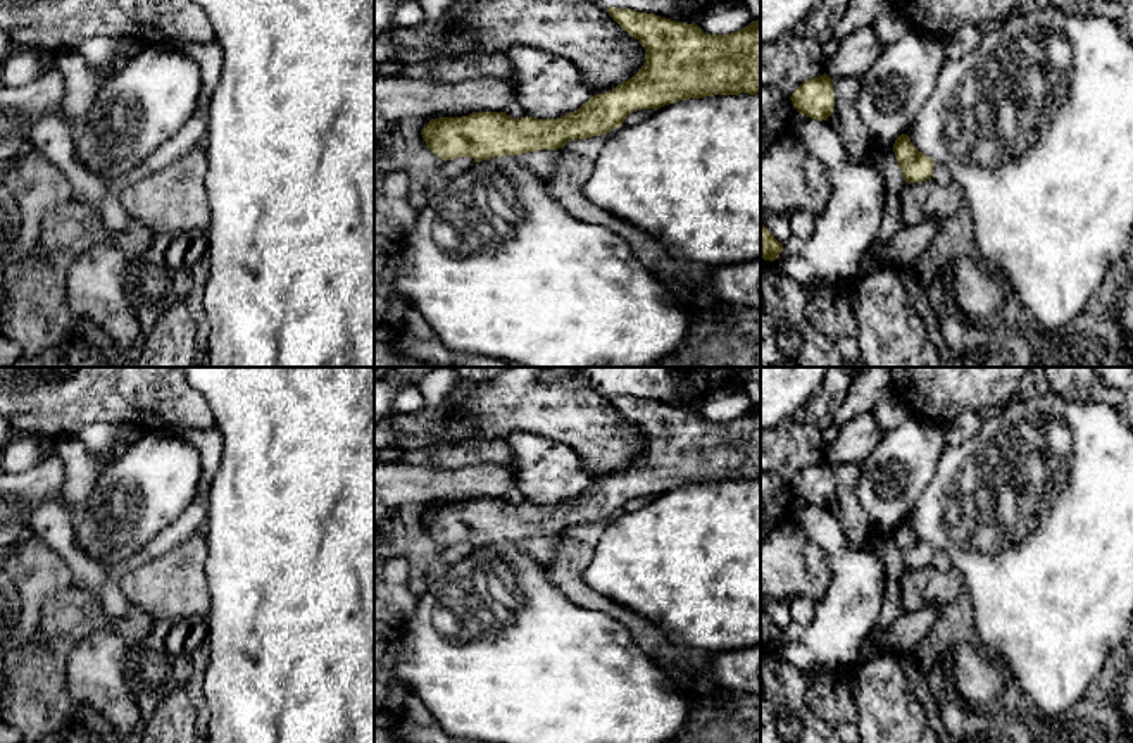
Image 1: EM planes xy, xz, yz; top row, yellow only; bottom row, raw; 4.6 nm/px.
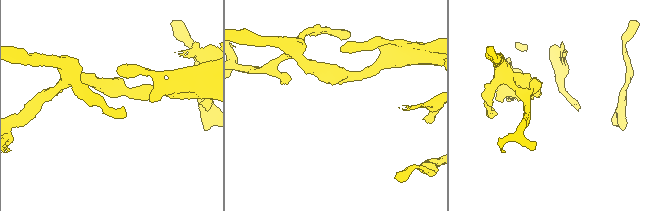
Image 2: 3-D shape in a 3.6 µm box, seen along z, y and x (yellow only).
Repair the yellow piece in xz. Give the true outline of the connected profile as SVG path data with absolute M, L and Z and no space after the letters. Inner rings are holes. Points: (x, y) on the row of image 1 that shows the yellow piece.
M607 10L645 48L645 62L631 79L557 119L514 119L505 112L431 119L421 129L428 148L445 162L516 155L523 167L547 179L567 141L607 134L631 112L690 98L761 93L761 21L731 34L707 34L697 24L655 14Z

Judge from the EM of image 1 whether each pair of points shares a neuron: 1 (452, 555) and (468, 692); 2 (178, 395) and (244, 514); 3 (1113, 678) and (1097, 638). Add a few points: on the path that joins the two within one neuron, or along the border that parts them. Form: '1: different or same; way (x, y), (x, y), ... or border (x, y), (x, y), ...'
1: different; border (476, 549), (449, 566)
2: different; border (190, 385), (207, 404), (216, 424)
3: different; border (1114, 649), (1083, 695)

